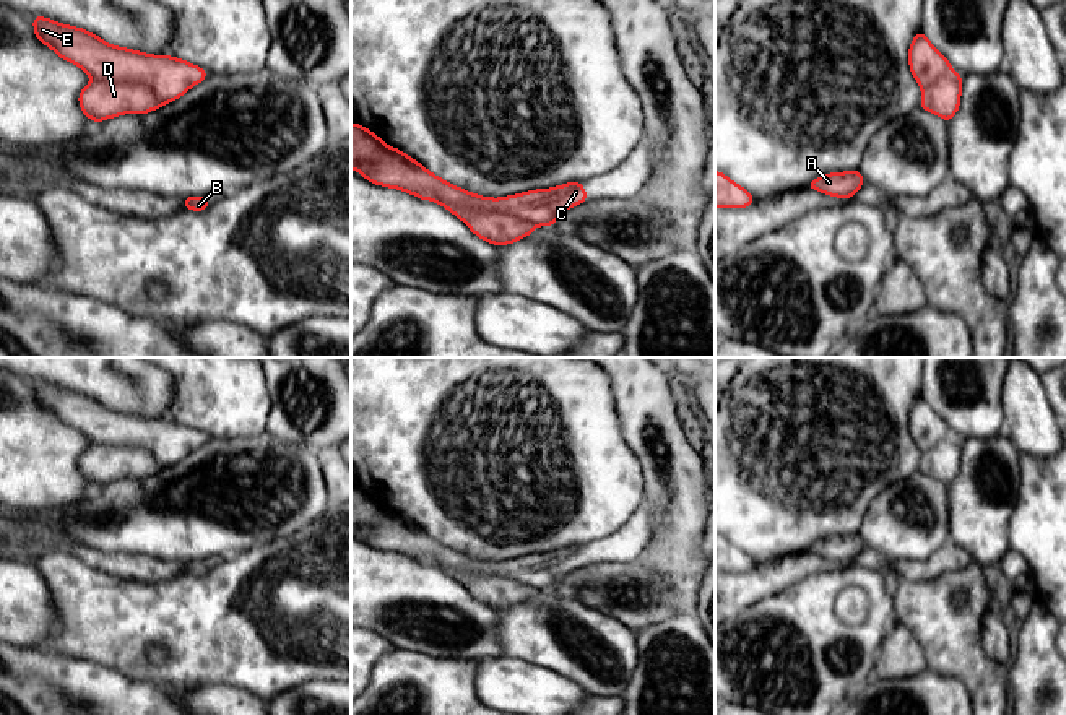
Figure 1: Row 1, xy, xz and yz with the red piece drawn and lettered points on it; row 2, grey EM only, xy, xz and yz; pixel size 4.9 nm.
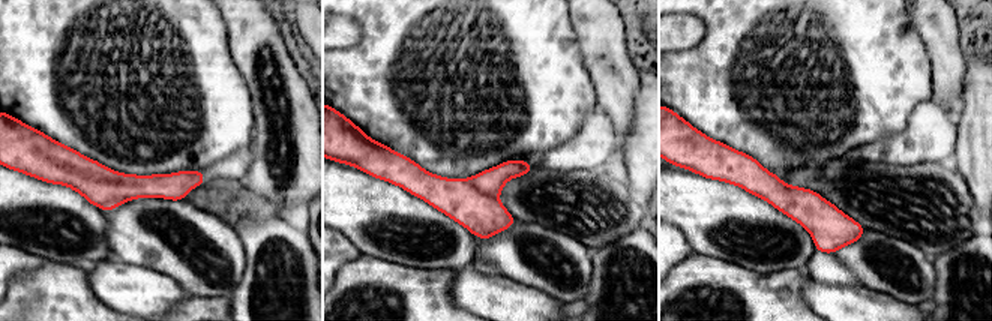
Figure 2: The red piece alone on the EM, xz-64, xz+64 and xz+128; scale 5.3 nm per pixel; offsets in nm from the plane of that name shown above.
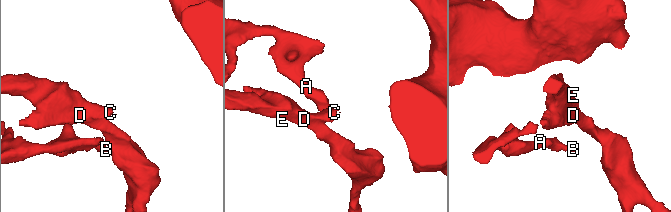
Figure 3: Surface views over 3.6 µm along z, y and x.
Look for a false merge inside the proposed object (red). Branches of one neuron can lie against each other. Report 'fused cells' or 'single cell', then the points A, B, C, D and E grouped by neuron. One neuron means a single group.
fused cells | A B C E / D

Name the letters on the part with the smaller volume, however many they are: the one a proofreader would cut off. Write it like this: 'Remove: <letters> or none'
Remove: D

